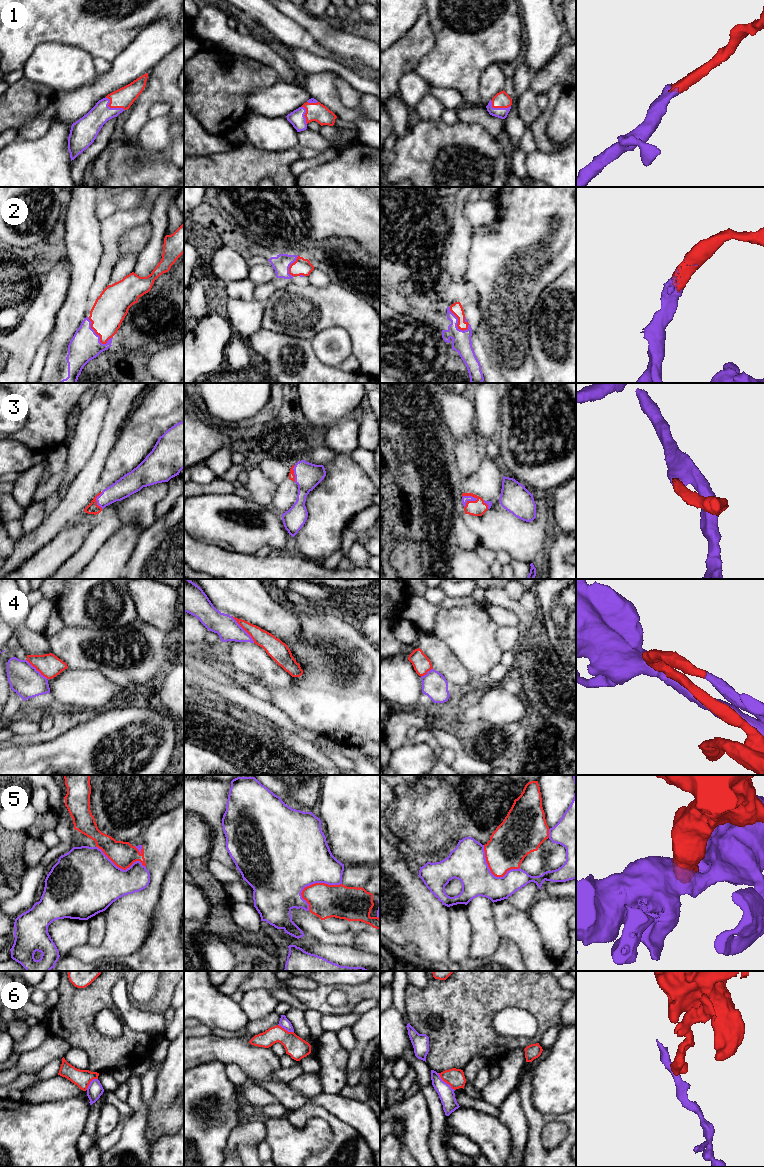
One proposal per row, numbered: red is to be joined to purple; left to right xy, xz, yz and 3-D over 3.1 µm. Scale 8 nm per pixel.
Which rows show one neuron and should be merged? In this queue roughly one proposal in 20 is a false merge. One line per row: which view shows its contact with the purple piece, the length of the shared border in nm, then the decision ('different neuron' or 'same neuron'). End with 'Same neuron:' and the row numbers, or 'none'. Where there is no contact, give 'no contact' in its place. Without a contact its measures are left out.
1: xy | 190 nm | same neuron
2: xy | 260 nm | same neuron
3: yz | 130 nm | same neuron
4: xz | 280 nm | same neuron
5: xz | 340 nm | same neuron
6: yz | 190 nm | different neuron
Same neuron: 1, 2, 3, 4, 5

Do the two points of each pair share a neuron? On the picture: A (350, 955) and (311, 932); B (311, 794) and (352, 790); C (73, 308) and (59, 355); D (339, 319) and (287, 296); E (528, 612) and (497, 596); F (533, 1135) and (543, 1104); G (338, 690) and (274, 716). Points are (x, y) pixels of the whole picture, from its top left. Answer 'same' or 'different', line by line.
A: different
B: different
C: same
D: same
E: same
F: different
G: different

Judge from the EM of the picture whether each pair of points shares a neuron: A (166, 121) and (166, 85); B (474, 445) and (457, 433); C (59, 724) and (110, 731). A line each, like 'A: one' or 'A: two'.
A: two
B: two
C: two

